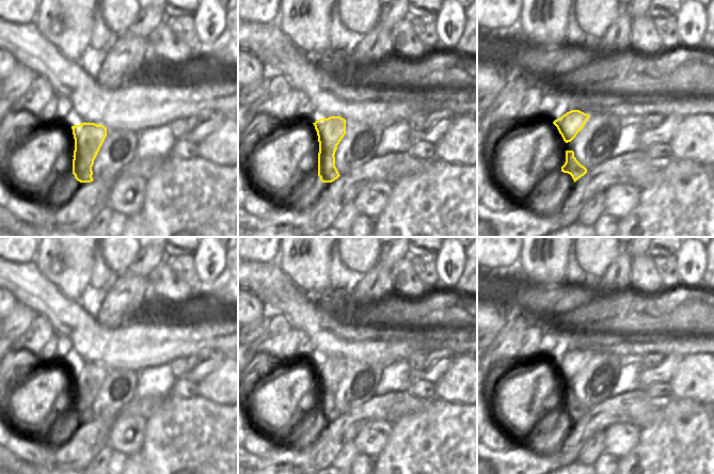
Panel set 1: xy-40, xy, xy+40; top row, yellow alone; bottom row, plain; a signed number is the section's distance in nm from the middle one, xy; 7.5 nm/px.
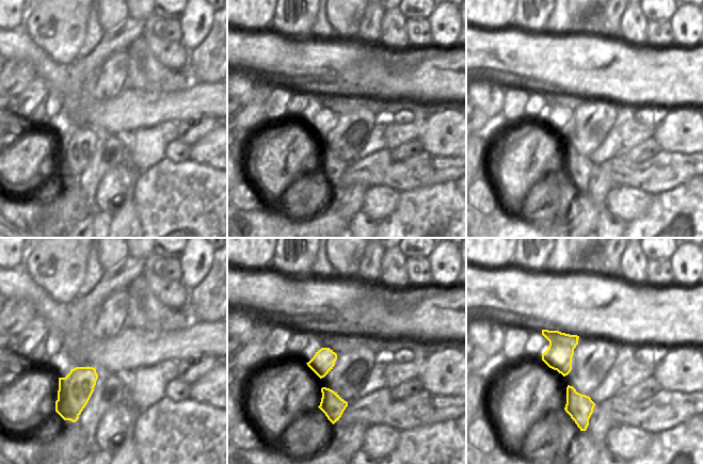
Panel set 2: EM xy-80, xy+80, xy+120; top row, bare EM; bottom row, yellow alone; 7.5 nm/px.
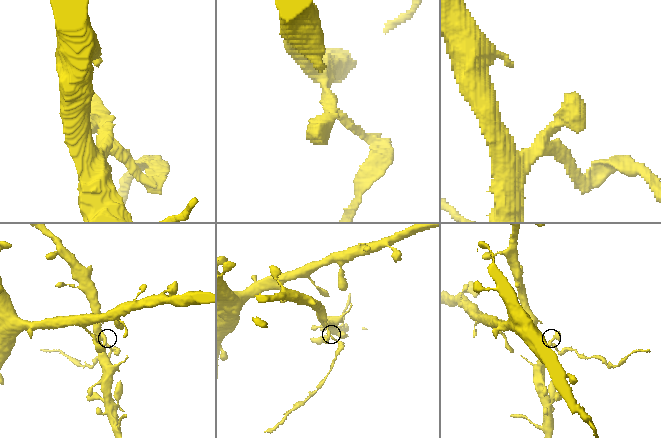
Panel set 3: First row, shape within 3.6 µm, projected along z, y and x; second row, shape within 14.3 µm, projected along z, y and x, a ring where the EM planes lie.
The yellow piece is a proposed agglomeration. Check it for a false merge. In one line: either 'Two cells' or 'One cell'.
Two cells.

